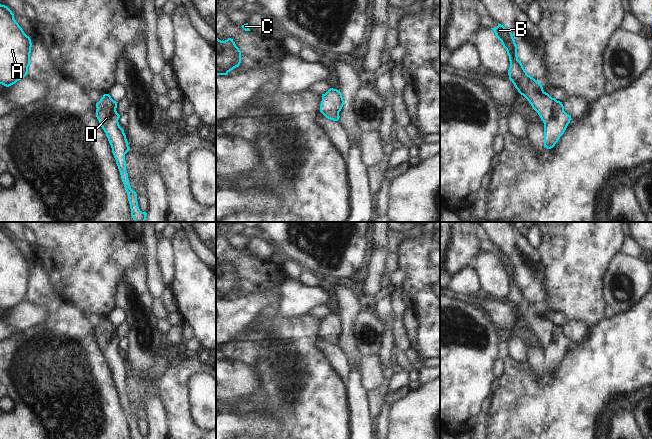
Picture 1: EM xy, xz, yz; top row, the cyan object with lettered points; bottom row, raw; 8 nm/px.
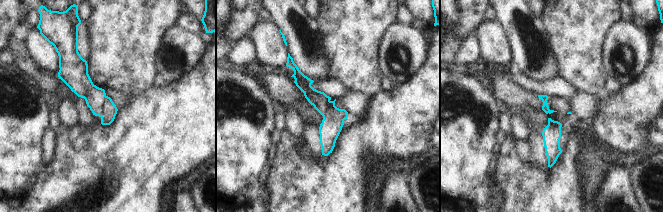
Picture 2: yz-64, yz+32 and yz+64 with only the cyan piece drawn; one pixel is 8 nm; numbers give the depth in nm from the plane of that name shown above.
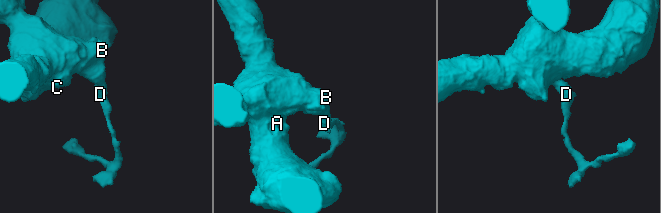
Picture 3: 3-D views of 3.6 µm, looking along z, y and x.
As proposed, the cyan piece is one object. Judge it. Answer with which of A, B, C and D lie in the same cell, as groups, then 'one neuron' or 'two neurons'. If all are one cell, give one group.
groups A B C D; one neuron

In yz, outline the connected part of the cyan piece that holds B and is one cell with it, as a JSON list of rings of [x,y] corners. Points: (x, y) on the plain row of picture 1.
[[[499,247],[497,251],[491,253],[494,255],[496,261],[501,265],[509,280],[509,303],[512,305],[518,316],[529,325],[532,332],[538,337],[544,347],[544,371],[547,373],[553,372],[560,361],[564,358],[568,348],[570,347],[571,340],[564,335],[562,326],[552,322],[543,314],[543,311],[539,306],[527,298],[521,285],[518,284],[517,269],[511,255]]]

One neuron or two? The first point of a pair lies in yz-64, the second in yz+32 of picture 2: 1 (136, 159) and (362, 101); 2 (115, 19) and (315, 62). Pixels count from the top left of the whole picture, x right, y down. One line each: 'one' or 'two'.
1: two
2: two

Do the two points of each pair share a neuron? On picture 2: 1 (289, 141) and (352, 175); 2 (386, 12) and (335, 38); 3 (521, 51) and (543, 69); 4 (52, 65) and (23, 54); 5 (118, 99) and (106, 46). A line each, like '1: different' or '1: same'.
1: same
2: same
3: same
4: different
5: different

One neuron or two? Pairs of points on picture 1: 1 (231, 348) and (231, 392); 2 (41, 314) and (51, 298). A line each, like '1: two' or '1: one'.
1: two
2: two

